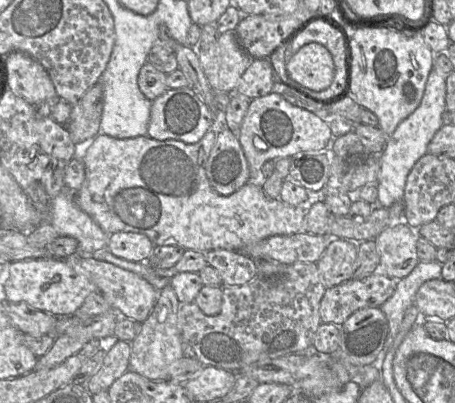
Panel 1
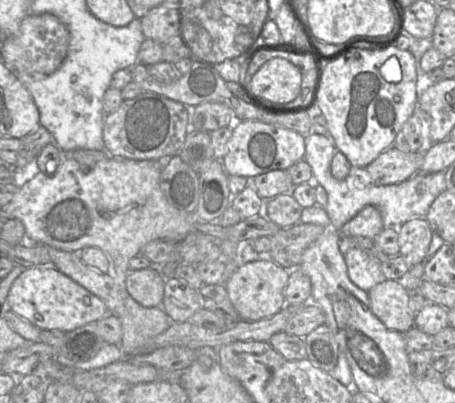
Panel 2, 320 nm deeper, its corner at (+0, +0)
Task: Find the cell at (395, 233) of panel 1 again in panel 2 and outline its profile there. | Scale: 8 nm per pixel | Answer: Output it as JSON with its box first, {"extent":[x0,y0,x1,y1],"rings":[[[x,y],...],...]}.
{"extent":[344,247,387,291],"rings":[[[351,247],[344,254],[344,260],[349,279],[362,290],[368,291],[387,280],[381,270],[381,261],[359,248]]]}

